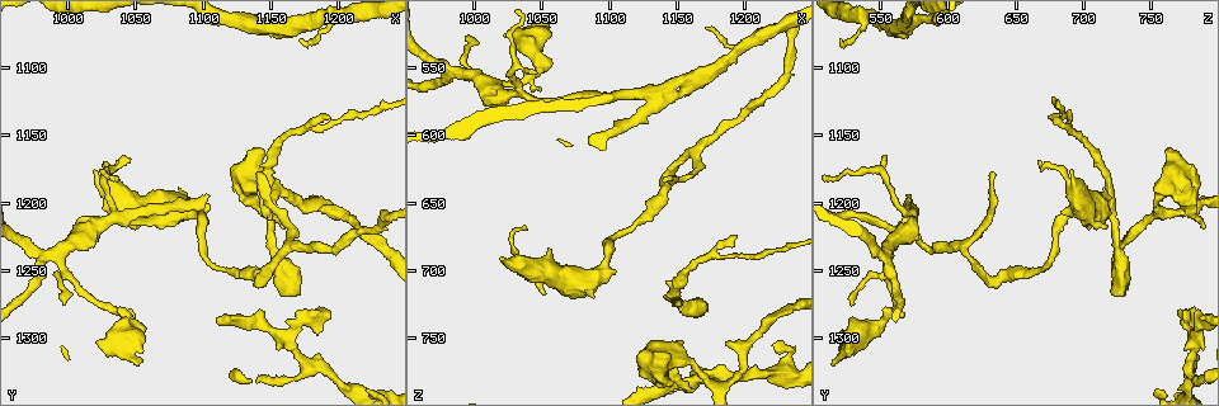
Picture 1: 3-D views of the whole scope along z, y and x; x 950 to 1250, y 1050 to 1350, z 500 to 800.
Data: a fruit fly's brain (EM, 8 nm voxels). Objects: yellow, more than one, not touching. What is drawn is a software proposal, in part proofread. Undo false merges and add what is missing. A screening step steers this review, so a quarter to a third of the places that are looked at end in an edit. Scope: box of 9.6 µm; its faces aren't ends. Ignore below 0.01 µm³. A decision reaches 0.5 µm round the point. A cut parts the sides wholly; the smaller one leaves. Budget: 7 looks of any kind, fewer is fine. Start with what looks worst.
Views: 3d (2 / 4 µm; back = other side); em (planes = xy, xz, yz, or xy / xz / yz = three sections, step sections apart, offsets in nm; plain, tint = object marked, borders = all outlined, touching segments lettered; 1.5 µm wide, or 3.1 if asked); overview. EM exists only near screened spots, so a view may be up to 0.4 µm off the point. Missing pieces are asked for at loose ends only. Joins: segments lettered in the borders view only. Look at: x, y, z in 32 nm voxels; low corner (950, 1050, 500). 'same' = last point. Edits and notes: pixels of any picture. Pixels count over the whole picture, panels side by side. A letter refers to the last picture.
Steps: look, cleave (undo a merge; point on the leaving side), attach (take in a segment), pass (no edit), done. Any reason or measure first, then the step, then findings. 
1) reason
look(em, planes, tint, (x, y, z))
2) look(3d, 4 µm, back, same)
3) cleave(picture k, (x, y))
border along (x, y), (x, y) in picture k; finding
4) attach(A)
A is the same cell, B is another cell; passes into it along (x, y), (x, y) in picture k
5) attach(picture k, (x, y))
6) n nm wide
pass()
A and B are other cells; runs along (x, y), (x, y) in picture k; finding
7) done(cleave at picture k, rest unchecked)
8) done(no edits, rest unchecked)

free end
look(em, planes, borders, (1052, 1218, 716))

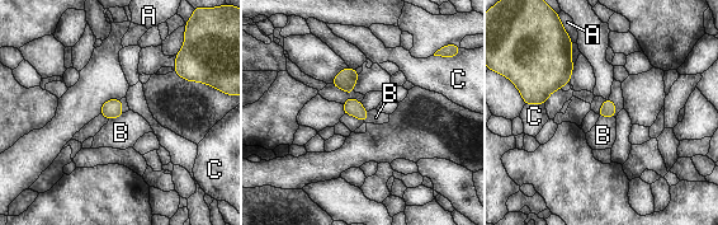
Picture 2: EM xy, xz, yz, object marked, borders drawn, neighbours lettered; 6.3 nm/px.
C touches over 130 nm
pass()
A, B and C are other cells; border along (123, 112), (109, 120) in picture 2; none of them fits

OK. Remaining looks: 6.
thin neck
look(em, planes, tint, (1176, 1146, 690))

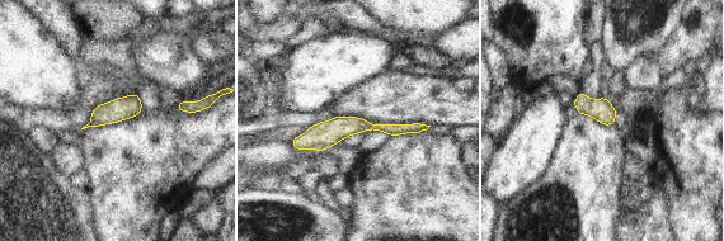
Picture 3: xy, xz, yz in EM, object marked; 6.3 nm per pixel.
look(em, planes, borders, same)

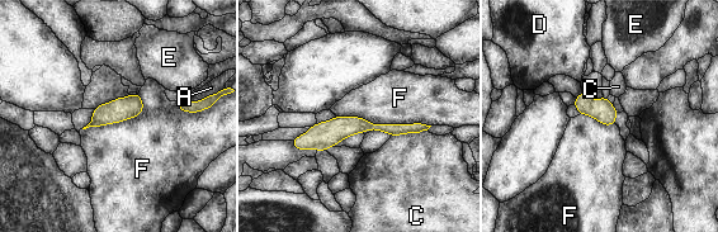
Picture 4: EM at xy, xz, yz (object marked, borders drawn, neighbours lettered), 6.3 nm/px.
140 nm wide
pass()
A, C, D, E and F are other cells; runs along (423, 127), (344, 126), (296, 142) in picture 4; continuous, no second neuron

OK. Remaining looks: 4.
free end
look(3d, 4 µm, (1170, 1078, 518))

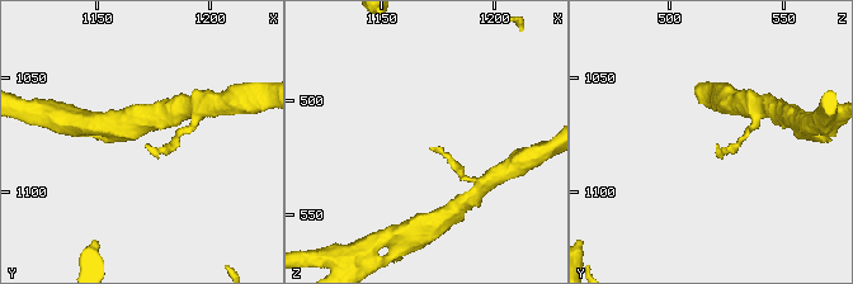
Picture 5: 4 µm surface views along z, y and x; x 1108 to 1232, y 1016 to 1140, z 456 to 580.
shape alone is not enough
look(em, planes, borders, (1171, 1080, 520))

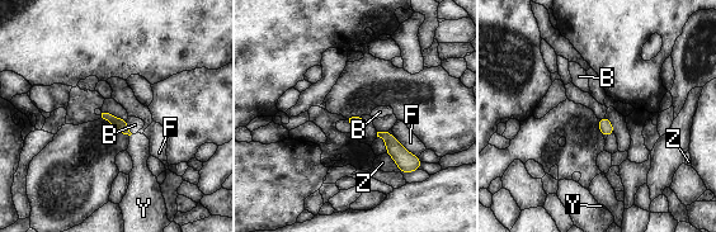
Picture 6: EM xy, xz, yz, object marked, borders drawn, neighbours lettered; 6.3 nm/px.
pass()
B, F, Y and Z are other cells; border along (126, 121), (126, 126), (132, 133) in picture 6; none of them fits

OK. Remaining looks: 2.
done(no edits, rest unchecked)

